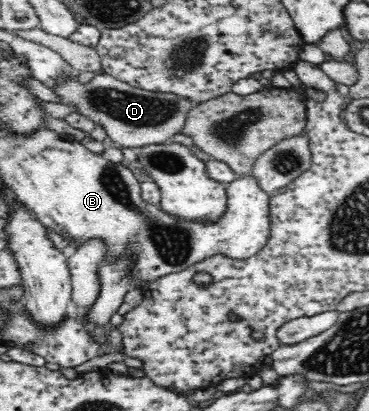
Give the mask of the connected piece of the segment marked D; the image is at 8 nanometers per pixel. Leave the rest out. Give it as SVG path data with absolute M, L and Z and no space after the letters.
M96 73L87 85L70 78L64 86L54 88L63 98L64 104L76 104L77 111L83 113L95 124L100 124L107 132L107 137L115 147L131 149L162 144L170 137L183 132L188 113L196 105L190 97L174 94L173 92L154 92L126 84L109 74Z

